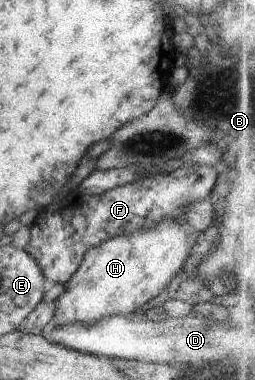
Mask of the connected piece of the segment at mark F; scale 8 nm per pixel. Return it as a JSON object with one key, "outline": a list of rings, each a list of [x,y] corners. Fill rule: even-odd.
{"outline":[[[184,163],[171,174],[146,177],[117,187],[100,196],[85,196],[72,189],[68,194],[39,210],[30,228],[30,242],[23,249],[36,258],[46,279],[51,284],[67,284],[82,263],[90,246],[100,245],[106,239],[132,233],[139,227],[153,225],[164,216],[179,217],[183,206],[190,201],[218,198],[223,185],[218,168]]]}

